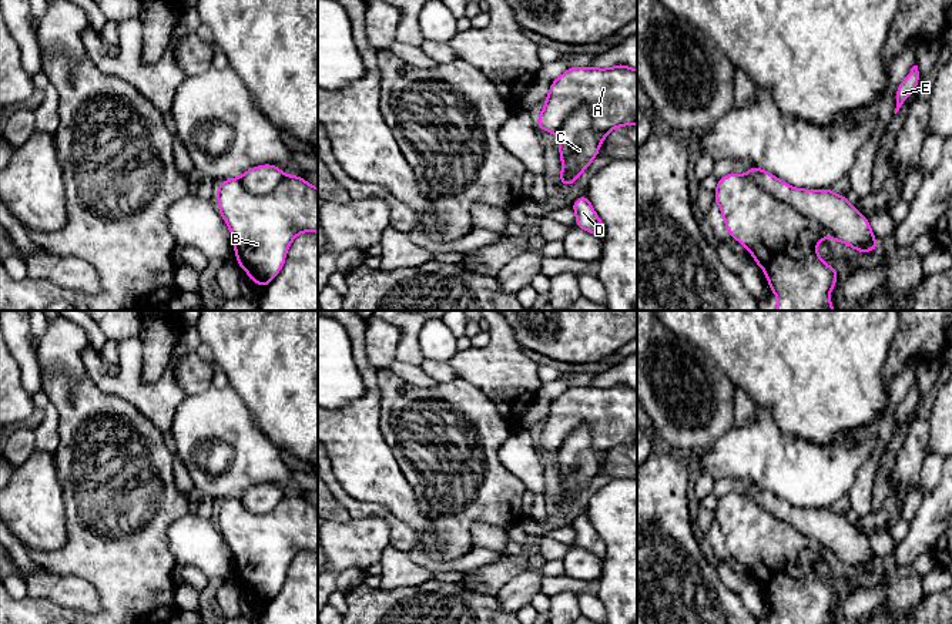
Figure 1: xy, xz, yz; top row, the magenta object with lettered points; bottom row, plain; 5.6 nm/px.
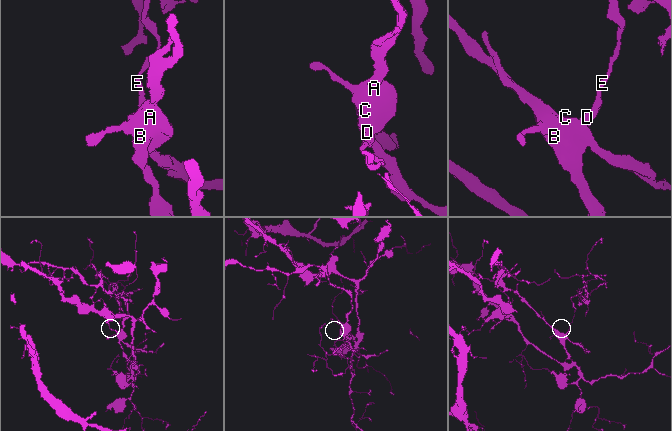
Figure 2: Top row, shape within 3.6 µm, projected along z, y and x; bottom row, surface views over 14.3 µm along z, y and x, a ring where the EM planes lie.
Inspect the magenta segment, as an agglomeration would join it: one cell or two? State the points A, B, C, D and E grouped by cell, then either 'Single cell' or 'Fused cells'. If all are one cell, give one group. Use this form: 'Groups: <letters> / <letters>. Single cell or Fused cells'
Groups: A B D E / C. Fused cells

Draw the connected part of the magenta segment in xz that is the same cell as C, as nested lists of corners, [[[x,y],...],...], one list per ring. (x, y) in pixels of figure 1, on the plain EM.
[[[587,425],[579,426],[563,442],[557,452],[562,474],[562,504],[571,504],[599,474],[599,462],[593,453],[591,432]]]

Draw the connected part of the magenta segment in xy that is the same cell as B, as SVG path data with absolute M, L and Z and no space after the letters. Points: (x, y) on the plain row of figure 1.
M285 494L264 516L248 511L239 497L229 497L218 503L217 516L234 556L235 577L261 607L282 588L298 553L318 553L318 507L298 494Z

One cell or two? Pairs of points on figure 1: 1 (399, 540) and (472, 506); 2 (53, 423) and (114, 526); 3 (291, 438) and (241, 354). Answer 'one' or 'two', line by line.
1: one
2: two
3: one

